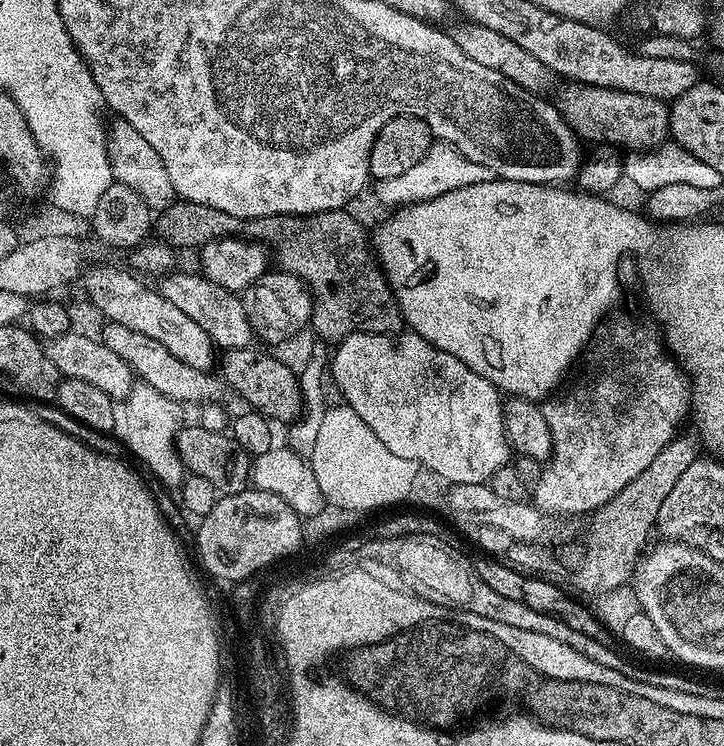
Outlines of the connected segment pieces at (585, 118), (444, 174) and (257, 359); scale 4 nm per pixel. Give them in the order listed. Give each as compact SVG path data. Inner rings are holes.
M593 84L563 85L560 97L554 100L564 123L572 127L581 141L589 140L592 146L611 144L625 149L645 153L655 149L669 139L669 105L658 98L646 98L646 94L630 94L613 88L599 88Z
M433 142L430 150L422 158L422 162L410 166L406 174L398 174L398 178L386 178L375 181L376 196L384 204L389 204L389 209L395 210L409 204L421 204L439 196L446 196L452 190L462 190L464 186L474 186L478 182L490 182L497 179L490 166L478 166L478 162L470 162L457 148L450 147L443 142Z
M257 347L229 348L223 353L218 372L223 383L245 400L253 412L260 412L273 422L292 422L300 416L300 382L295 371L291 372L280 360L257 351ZM220 368L220 369L219 369ZM232 387L232 388L231 388Z

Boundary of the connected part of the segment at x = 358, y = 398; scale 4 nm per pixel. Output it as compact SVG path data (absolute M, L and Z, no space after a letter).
M404 330L395 339L391 335L383 336L373 332L350 334L345 340L339 341L335 345L331 358L330 380L332 384L333 382L336 383L337 390L344 395L344 398L342 398L343 403L351 407L354 413L358 414L363 422L366 422L366 426L370 426L374 434L378 436L379 441L391 453L398 454L401 458L408 458L411 462L419 464L421 468L429 468L429 470L440 476L449 485L483 484L491 481L494 470L498 470L503 464L509 463L510 456L508 457L508 452L510 453L510 443L503 422L504 402L502 401L500 389L494 387L486 378L482 378L482 374L470 370L470 366L466 366L466 362L454 358L454 354L446 354L446 350L438 350L432 344L426 343L417 332Z

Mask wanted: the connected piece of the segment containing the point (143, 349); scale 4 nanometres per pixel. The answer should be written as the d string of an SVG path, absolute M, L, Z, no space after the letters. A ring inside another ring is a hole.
M111 322L105 323L103 326L105 328L102 339L105 346L114 350L114 354L118 354L118 358L125 360L143 383L154 386L156 390L166 394L166 398L176 401L177 404L181 406L204 404L207 400L220 400L223 398L224 392L226 393L225 385L219 375L213 374L211 371L203 372L194 366L186 366L186 362L182 362L182 358L176 358L174 354L170 354L170 350L166 350L166 346L162 346L162 342L156 342L154 338L146 338L146 334L138 334L138 330L130 330L130 326Z

